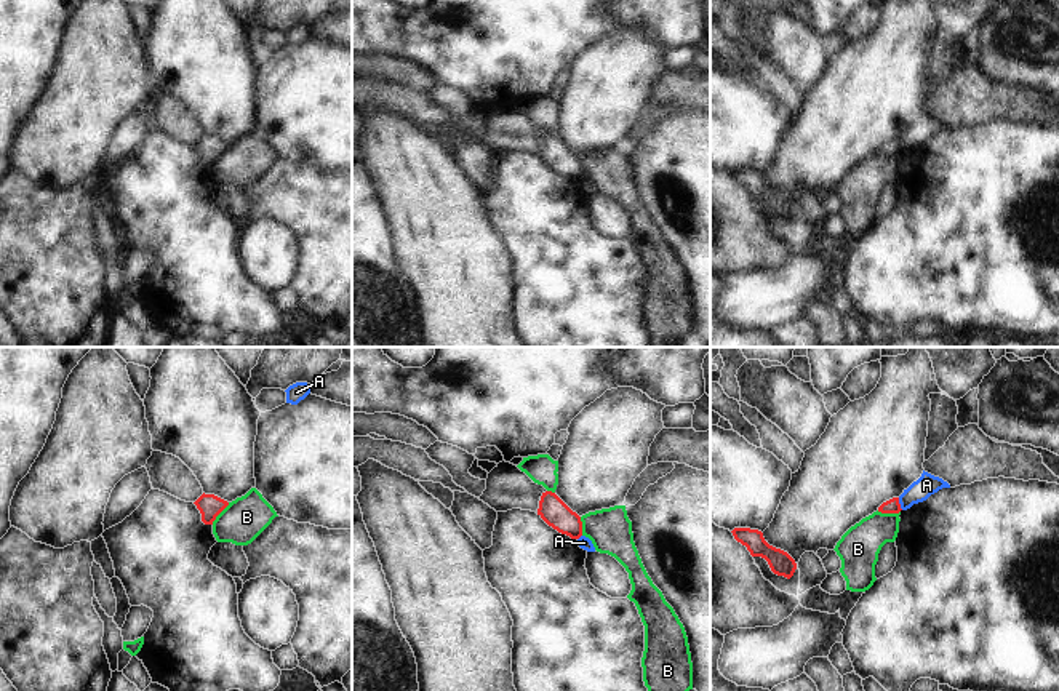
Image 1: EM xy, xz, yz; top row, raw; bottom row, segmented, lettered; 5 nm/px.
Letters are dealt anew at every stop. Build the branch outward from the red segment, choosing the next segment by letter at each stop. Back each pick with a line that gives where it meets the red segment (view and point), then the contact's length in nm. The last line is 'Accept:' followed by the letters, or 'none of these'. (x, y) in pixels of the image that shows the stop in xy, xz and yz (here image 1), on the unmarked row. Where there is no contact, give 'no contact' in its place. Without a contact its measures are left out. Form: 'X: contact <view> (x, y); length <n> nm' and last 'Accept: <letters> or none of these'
Accept: none of these

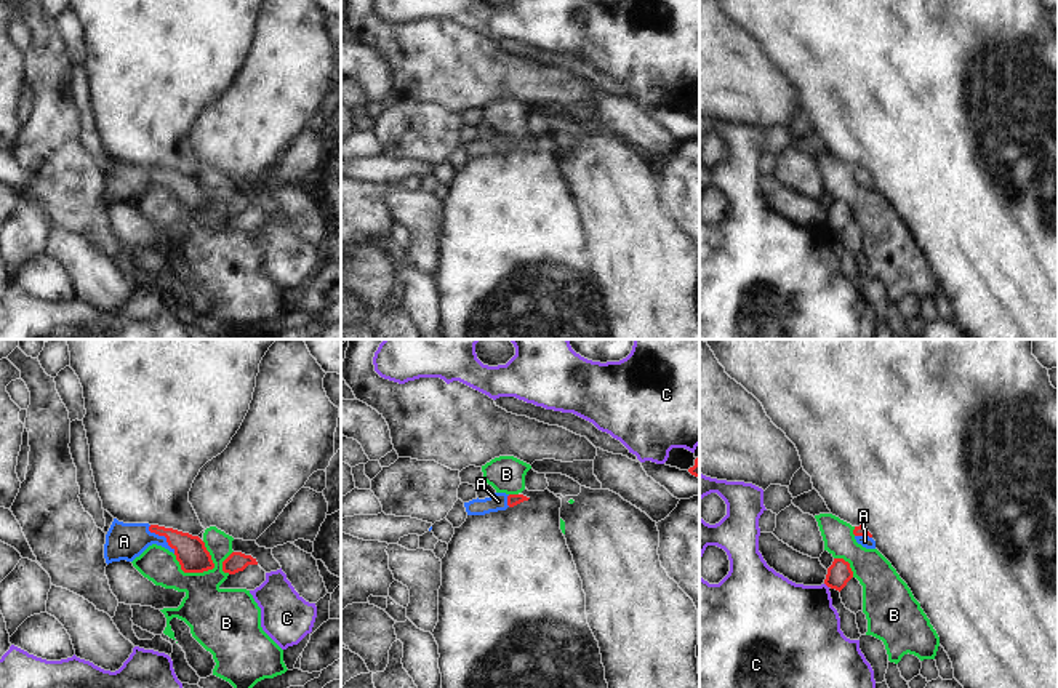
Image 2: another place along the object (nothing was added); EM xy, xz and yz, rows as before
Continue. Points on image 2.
A: contact xy (162, 176); length 190 nm
Accept: A

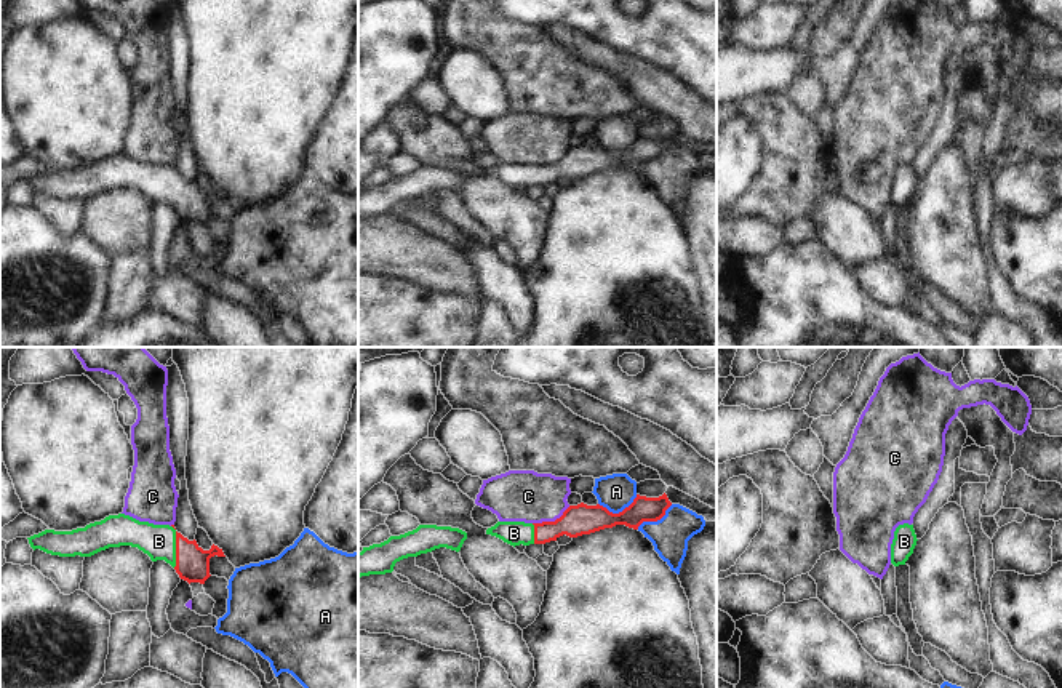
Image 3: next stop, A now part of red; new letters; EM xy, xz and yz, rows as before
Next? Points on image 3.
B: contact xy (176, 188); length 220 nm
Accept: B

